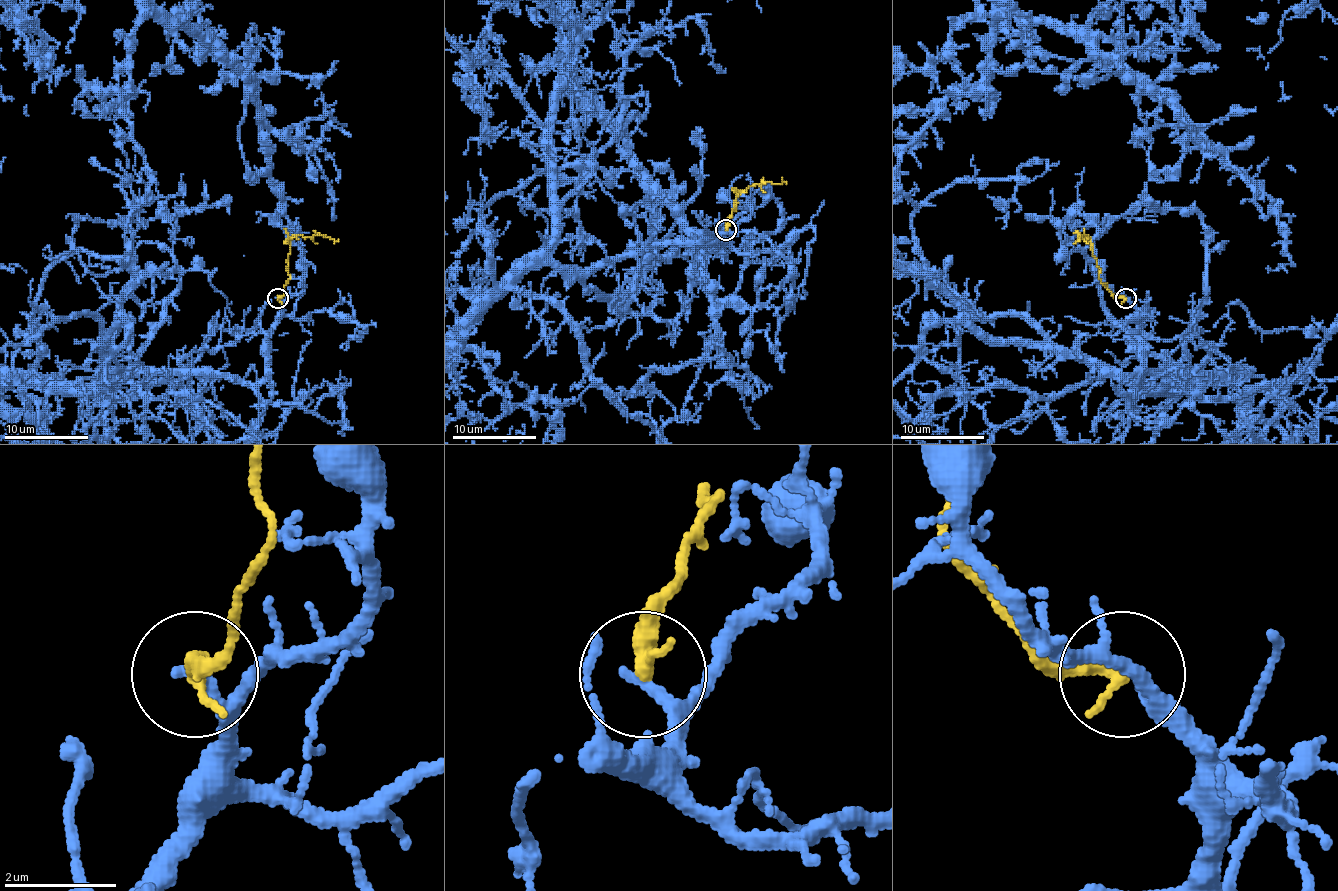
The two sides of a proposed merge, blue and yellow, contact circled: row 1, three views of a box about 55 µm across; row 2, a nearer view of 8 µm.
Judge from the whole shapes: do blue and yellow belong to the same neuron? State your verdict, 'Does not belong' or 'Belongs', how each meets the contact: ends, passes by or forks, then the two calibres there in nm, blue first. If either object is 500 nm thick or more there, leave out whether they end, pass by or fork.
Does not belong. At the ring blue ends. At the ring yellow ends. Thickness 200 nm (blue) against 360 nm

